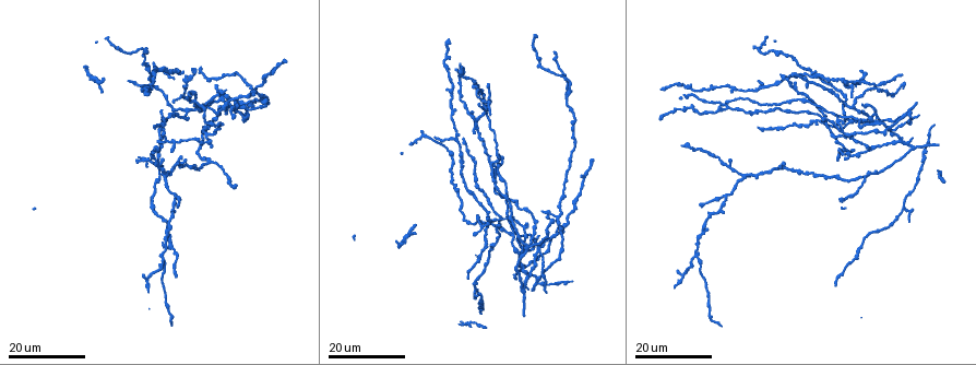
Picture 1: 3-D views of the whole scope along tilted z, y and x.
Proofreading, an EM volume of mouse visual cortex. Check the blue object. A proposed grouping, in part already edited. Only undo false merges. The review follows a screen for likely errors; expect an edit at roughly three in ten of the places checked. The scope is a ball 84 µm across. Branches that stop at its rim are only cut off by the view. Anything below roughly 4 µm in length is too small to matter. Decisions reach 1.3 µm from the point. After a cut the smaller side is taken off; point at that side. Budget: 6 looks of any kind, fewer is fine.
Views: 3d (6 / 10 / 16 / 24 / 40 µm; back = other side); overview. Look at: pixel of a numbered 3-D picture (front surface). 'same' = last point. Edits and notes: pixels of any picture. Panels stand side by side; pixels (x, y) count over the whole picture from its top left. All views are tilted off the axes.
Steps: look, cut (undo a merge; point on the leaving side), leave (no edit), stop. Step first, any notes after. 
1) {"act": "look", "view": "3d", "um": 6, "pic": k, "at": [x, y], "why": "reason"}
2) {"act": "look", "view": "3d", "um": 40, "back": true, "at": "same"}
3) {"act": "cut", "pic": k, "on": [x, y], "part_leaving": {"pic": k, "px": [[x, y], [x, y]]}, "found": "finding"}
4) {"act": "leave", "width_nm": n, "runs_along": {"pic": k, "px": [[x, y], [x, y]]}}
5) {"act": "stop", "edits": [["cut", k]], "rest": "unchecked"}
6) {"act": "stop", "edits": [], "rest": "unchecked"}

{"act": "look", "view": "3d", "um": 16, "pic": 1, "at": [743, 174], "why": "four or more arms meet"}

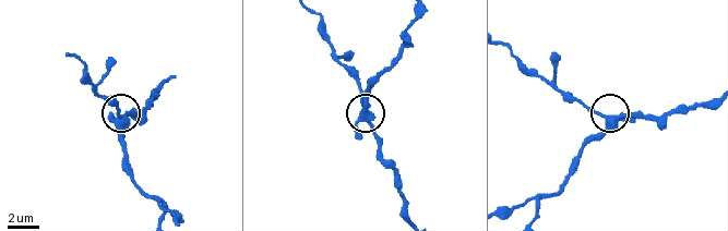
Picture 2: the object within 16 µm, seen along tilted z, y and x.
{"act": "look", "view": "3d", "um": 10, "pic": 2, "at": [120, 120]}

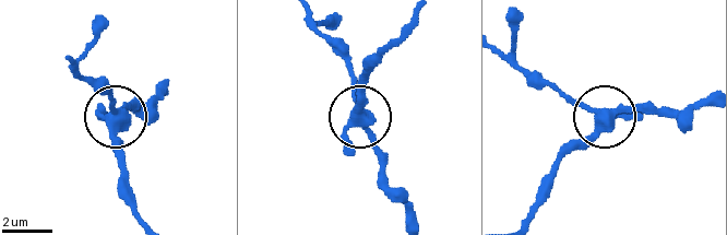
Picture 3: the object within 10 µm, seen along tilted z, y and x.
{"act": "leave", "arms": 5, "runs_along": {"pic": 3, "px": [[706, 101], [674, 113], [596, 114], [548, 81]]}, "found": "one cell here"}

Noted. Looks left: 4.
{"act": "look", "view": "3d", "um": 16, "pic": 1, "at": [694, 254], "why": "four-way junction"}

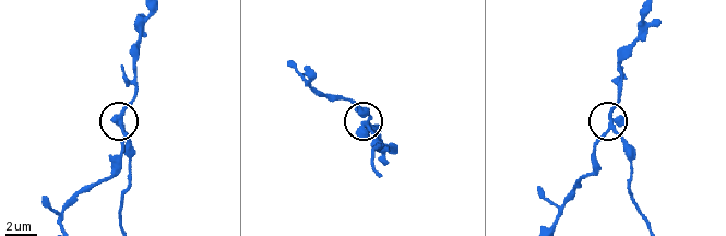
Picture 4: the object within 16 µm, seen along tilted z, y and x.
{"act": "look", "view": "3d", "um": 10, "pic": 4, "at": [121, 130]}

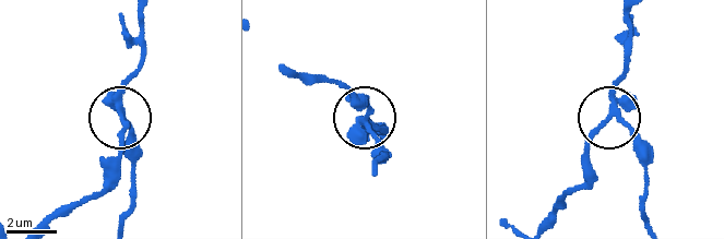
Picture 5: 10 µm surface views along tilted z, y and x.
{"act": "look", "view": "3d", "um": 10, "back": true, "pic": 5, "at": [614, 115]}

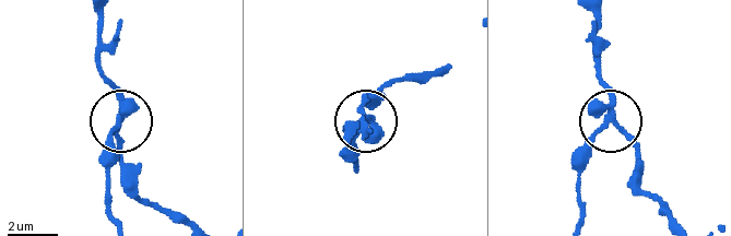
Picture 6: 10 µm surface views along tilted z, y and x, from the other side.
{"act": "cut", "pic": 6, "on": [111, 144], "arms": 4, "part_leaving": {"pic": 6, "px": [[118, 124], [107, 176], [109, 221]]}, "found": "two cells meet here"}

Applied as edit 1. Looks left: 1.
{"act": "stop", "edits": [["cut", 6]], "rest": "unchecked"}

